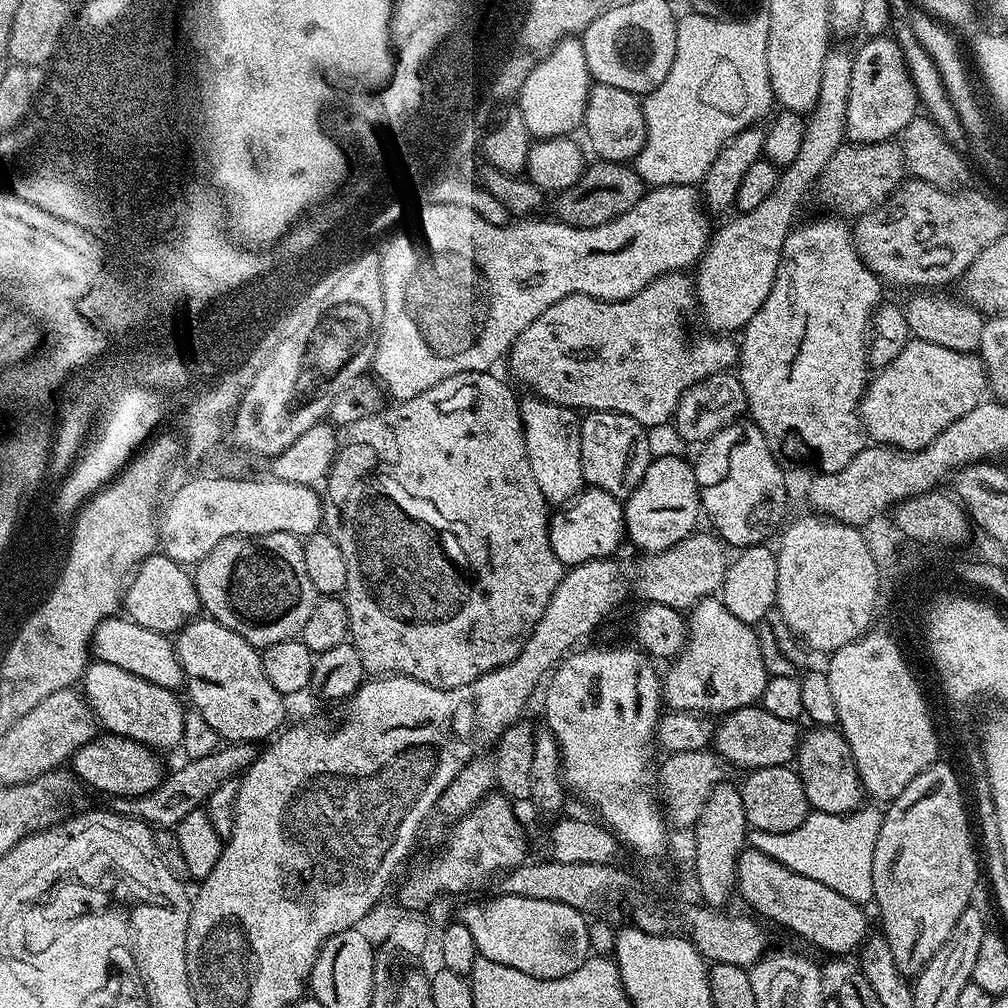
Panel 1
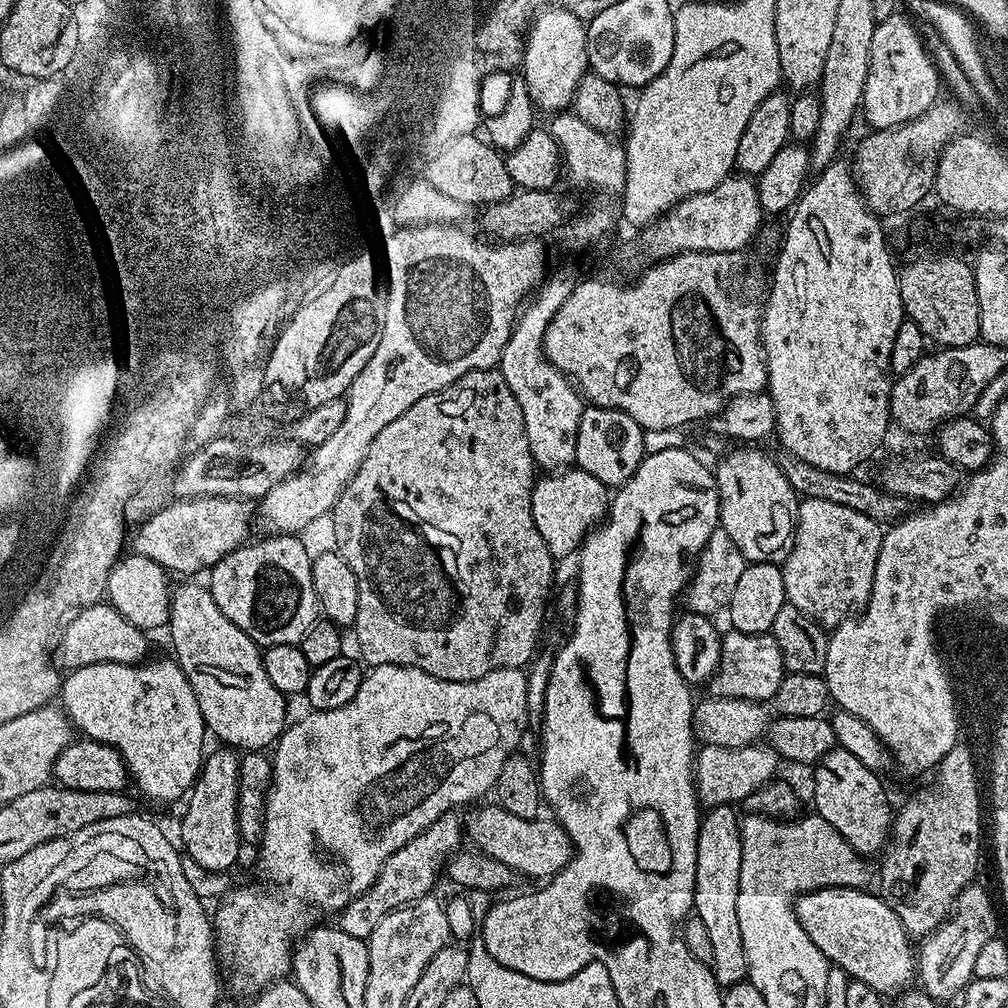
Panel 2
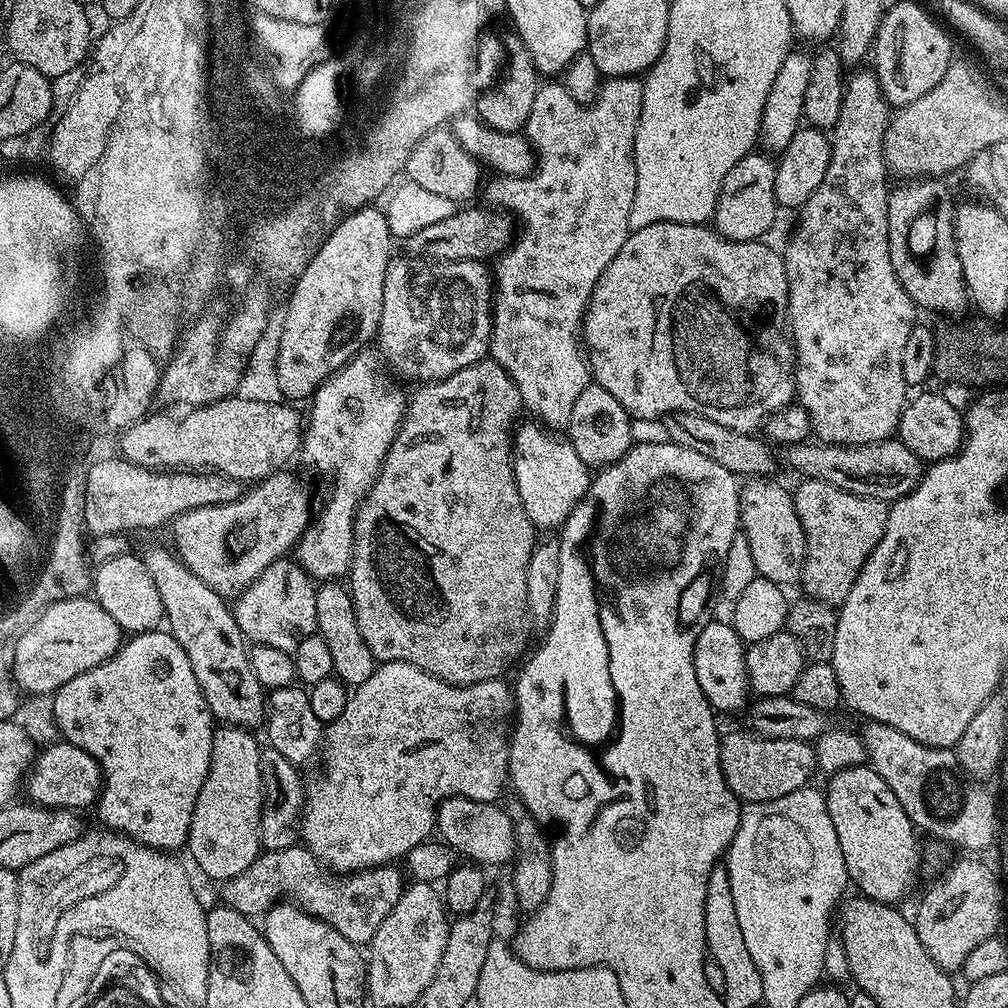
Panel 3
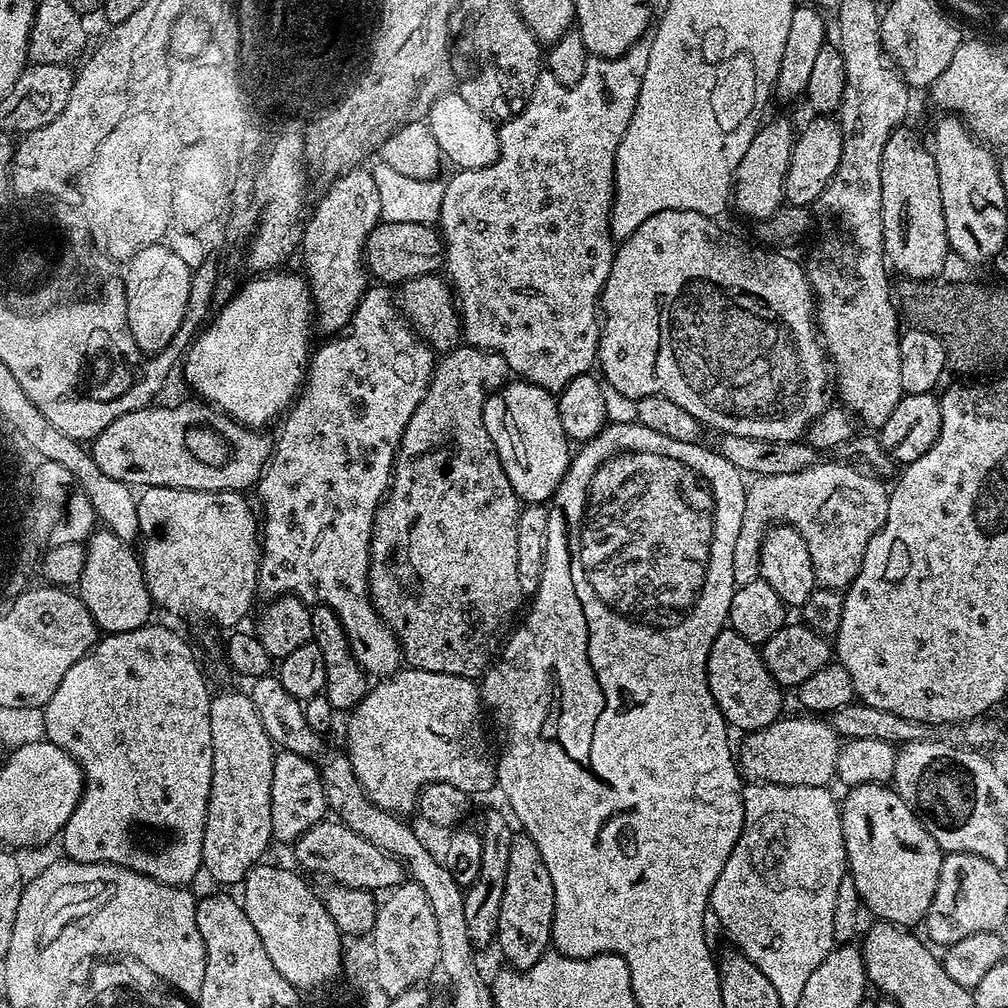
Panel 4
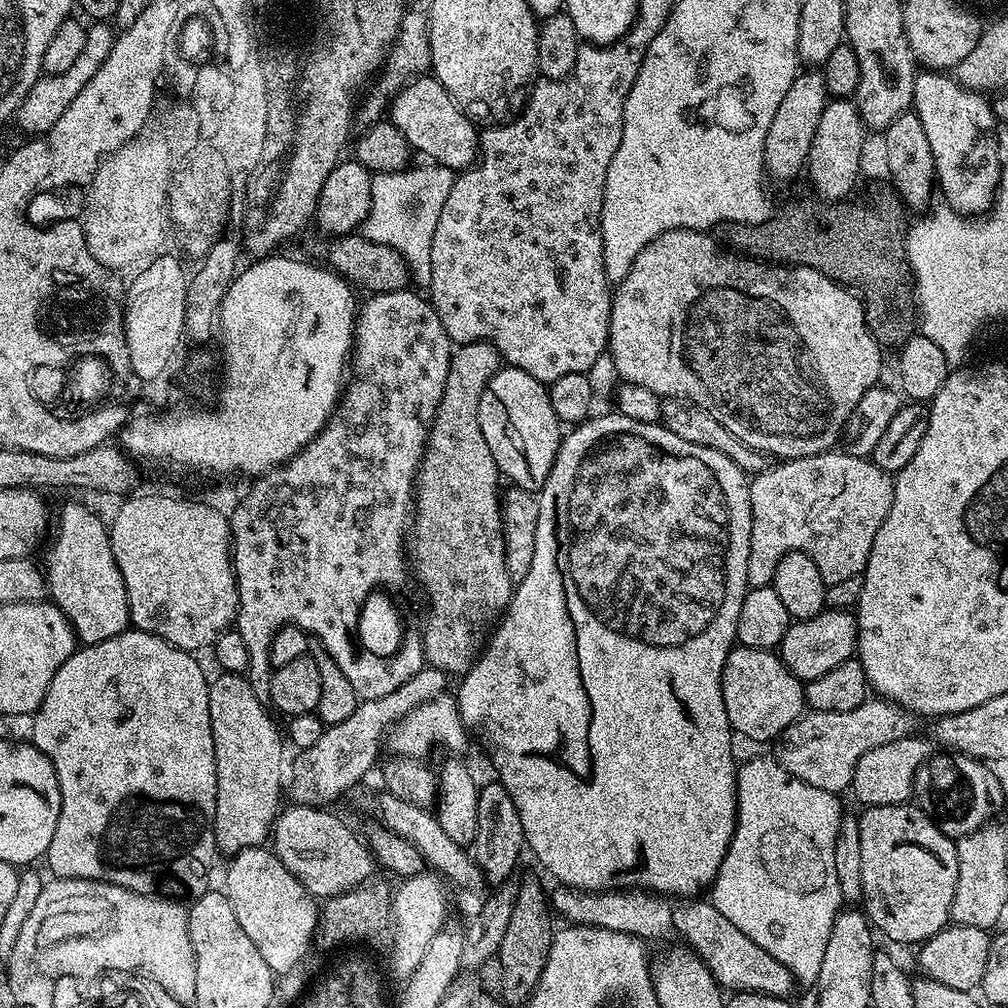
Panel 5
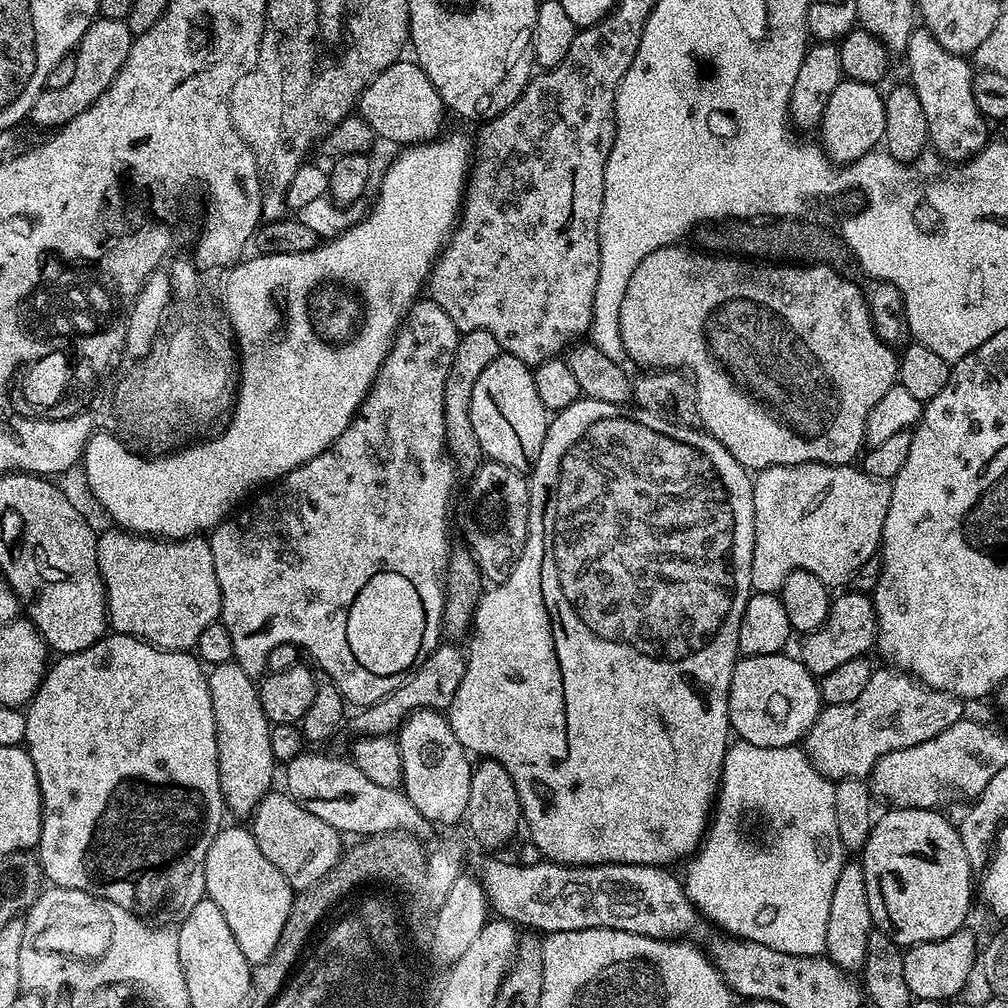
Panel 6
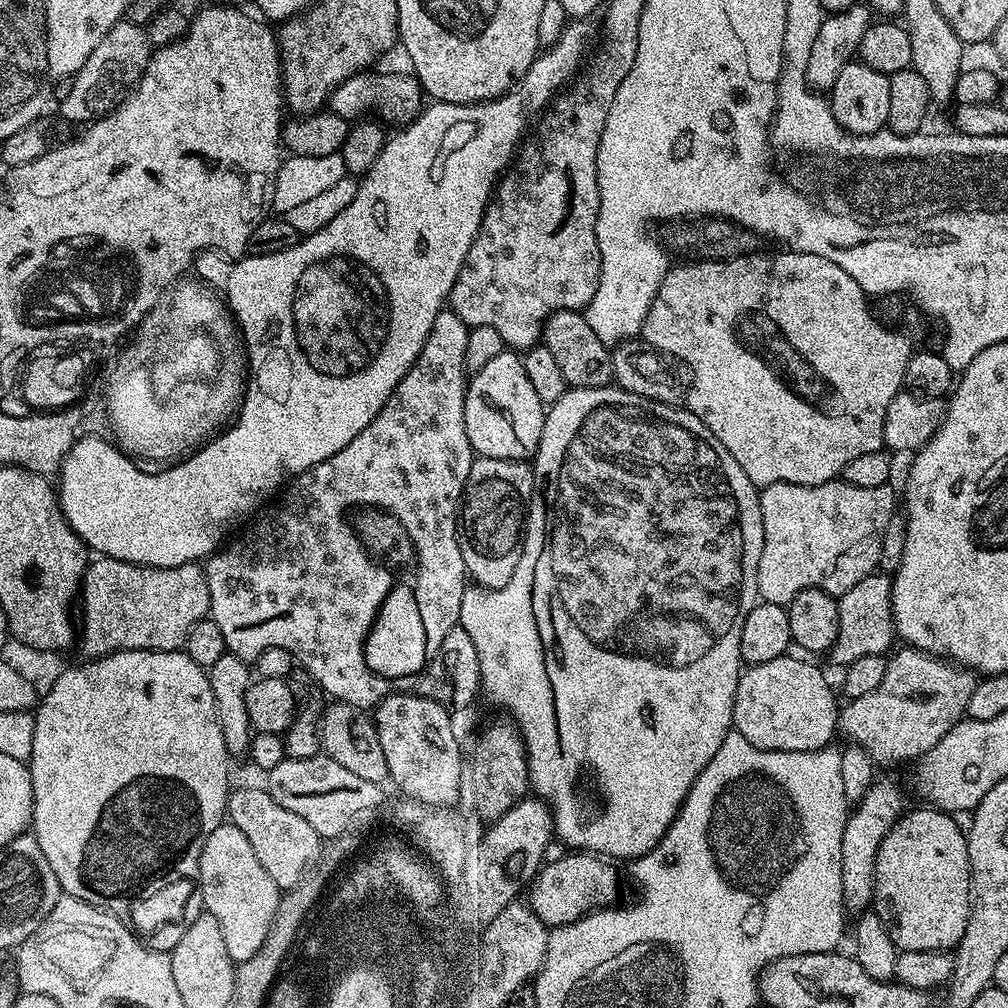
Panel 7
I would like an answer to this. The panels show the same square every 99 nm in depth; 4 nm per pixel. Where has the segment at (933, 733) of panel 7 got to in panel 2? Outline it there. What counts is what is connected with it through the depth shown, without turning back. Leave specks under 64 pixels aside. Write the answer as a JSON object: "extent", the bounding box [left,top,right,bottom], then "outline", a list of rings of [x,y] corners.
{"extent":[694,743,782,806],"outline":[[[759,743],[747,744],[744,748],[703,745],[694,757],[696,794],[704,806],[739,805],[755,791],[776,780],[776,767],[781,767],[781,764],[782,761],[773,748]]]}

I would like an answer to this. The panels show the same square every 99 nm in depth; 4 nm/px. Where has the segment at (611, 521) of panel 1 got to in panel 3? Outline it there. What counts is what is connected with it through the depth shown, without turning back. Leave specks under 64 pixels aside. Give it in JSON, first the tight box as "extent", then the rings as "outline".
{"extent":[511,422,590,530],"outline":[[[539,422],[531,423],[521,423],[511,435],[512,469],[518,486],[518,498],[522,498],[522,506],[526,510],[526,518],[530,518],[530,522],[537,530],[544,530],[544,528],[556,530],[563,526],[574,510],[574,506],[578,506],[580,499],[588,493],[590,469],[588,465],[582,462],[582,458],[578,458],[574,446],[569,444],[567,439],[560,437],[559,440],[556,437],[559,435],[554,434],[553,429],[546,428]]]}

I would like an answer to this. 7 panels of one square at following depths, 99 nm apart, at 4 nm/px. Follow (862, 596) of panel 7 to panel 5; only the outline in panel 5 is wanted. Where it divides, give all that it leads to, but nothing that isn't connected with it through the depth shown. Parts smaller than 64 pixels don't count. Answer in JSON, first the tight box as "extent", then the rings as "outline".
{"extent":[778,610,856,682],"outline":[[[825,610],[819,612],[814,618],[806,618],[805,620],[797,620],[789,623],[786,634],[782,638],[778,655],[780,661],[791,670],[795,676],[802,682],[819,678],[821,674],[827,674],[830,670],[834,670],[834,666],[853,659],[856,650],[856,617],[848,610]]]}

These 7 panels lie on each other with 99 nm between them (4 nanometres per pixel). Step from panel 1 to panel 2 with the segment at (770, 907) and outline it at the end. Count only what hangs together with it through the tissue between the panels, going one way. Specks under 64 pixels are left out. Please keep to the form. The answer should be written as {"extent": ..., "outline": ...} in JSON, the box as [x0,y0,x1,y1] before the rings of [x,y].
{"extent":[794,888,918,994],"outline":[[[815,888],[813,892],[803,892],[794,901],[796,917],[802,922],[802,930],[810,934],[810,942],[822,950],[829,965],[846,970],[846,974],[858,982],[866,982],[874,990],[882,994],[899,994],[909,987],[908,984],[917,979],[918,956],[914,951],[913,941],[908,931],[898,922],[898,914],[890,910],[883,896],[875,891],[868,892],[864,888]]]}

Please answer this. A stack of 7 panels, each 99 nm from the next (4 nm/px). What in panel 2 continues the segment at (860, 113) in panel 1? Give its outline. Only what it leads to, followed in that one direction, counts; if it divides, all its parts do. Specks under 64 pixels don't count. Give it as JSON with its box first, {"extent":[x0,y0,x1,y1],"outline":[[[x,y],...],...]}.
{"extent":[862,14,942,128],"outline":[[[897,14],[877,23],[874,38],[870,41],[870,70],[866,74],[866,90],[862,105],[862,116],[868,119],[868,128],[893,128],[899,124],[910,122],[930,106],[934,106],[940,99],[942,81],[939,70],[936,69],[933,54],[925,44],[921,29],[907,15]]]}

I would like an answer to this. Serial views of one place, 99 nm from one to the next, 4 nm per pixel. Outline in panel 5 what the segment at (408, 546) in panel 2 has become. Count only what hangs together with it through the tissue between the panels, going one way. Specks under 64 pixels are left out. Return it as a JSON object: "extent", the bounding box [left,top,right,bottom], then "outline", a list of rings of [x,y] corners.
{"extent":[410,340,514,674],"outline":[[[475,340],[472,344],[461,344],[453,351],[452,361],[446,374],[446,386],[442,390],[442,398],[436,407],[436,417],[432,419],[428,430],[428,442],[424,446],[424,456],[420,459],[420,468],[416,472],[416,487],[414,489],[414,515],[410,521],[410,568],[414,580],[424,587],[424,596],[428,599],[428,617],[422,623],[424,637],[424,659],[431,667],[438,668],[445,674],[463,674],[472,669],[480,653],[484,651],[488,637],[492,635],[499,619],[504,615],[508,604],[512,601],[514,581],[506,570],[504,561],[504,527],[500,517],[500,502],[502,499],[502,473],[494,462],[494,454],[490,454],[490,446],[486,446],[486,438],[482,438],[482,426],[478,422],[478,406],[490,378],[502,366],[502,357],[493,344],[486,340]]]}

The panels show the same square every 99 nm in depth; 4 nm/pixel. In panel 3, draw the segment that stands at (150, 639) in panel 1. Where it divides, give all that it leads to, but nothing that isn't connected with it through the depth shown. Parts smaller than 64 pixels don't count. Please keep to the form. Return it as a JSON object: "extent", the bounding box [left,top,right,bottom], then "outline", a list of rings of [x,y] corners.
{"extent":[12,597,124,695],"outline":[[[70,597],[43,610],[12,646],[15,685],[29,695],[53,695],[78,674],[108,661],[124,641],[124,631],[93,597]]]}

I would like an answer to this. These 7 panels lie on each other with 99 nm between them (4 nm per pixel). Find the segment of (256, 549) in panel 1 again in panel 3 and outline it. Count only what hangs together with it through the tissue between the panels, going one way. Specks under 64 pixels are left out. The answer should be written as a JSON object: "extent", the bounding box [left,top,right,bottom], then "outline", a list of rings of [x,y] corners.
{"extent":[234,558,317,653],"outline":[[[281,558],[266,566],[258,578],[248,589],[241,592],[234,600],[234,615],[241,636],[247,638],[252,644],[265,644],[266,646],[278,646],[278,650],[293,653],[307,636],[316,632],[316,615],[314,614],[314,602],[316,601],[317,585],[311,576],[292,558]]]}

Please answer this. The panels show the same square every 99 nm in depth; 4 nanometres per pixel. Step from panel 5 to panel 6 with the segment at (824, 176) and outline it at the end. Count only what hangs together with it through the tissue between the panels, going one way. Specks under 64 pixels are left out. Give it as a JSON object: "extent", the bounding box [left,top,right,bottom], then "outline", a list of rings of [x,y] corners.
{"extent":[818,79,886,166],"outline":[[[843,79],[826,102],[824,117],[818,125],[819,143],[825,156],[837,166],[853,164],[867,152],[873,151],[883,141],[886,130],[885,93],[875,84]]]}

